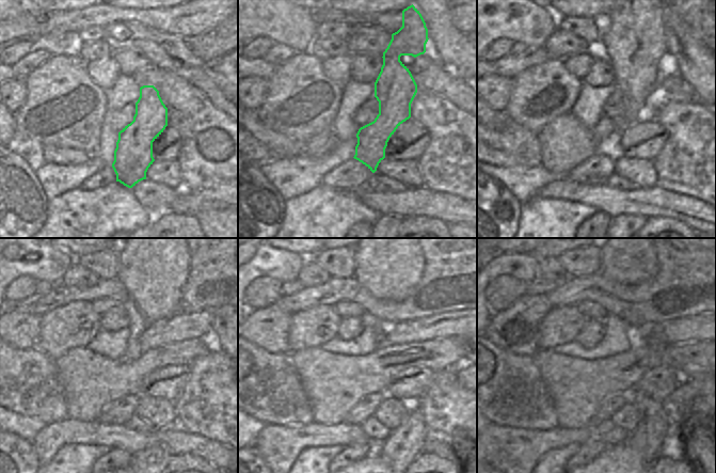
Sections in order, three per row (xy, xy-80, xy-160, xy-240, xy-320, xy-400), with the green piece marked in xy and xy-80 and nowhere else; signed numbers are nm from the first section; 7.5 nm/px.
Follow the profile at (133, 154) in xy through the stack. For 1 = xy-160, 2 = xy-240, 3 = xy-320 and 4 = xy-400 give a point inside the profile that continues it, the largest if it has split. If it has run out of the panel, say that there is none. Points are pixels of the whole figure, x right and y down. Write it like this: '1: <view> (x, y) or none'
1: xy-160 (633, 40)
2: xy-240 (154, 262)
3: xy-320 (388, 261)
4: xy-400 (629, 259)

